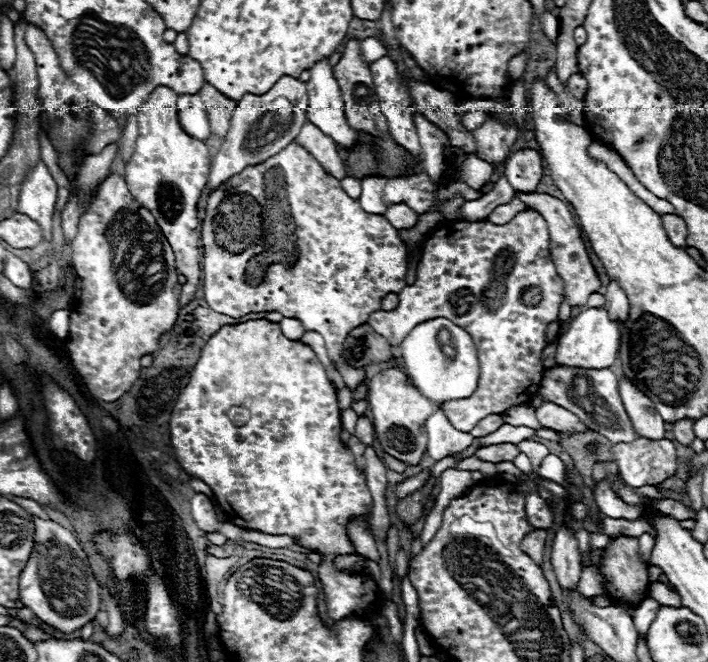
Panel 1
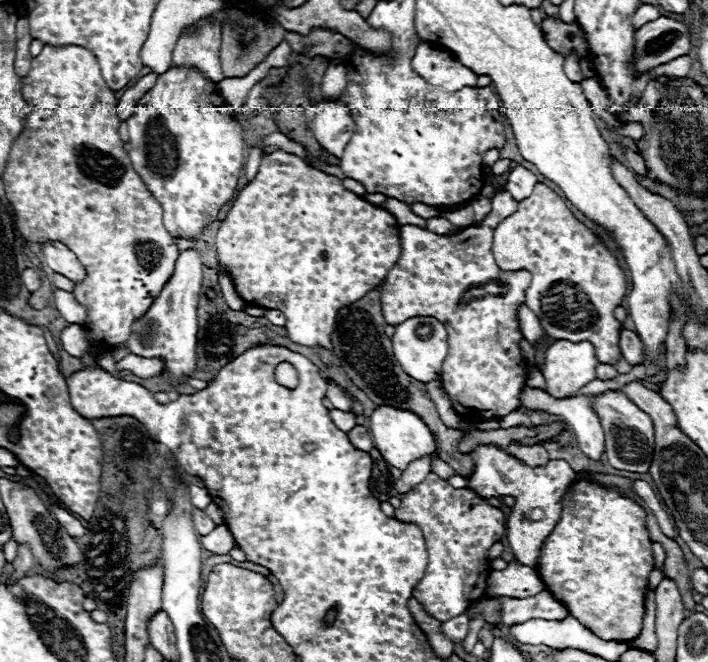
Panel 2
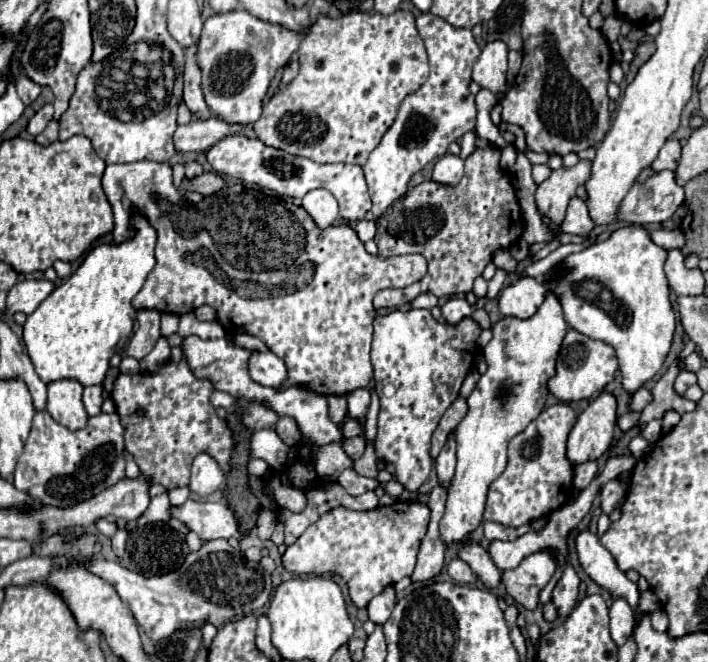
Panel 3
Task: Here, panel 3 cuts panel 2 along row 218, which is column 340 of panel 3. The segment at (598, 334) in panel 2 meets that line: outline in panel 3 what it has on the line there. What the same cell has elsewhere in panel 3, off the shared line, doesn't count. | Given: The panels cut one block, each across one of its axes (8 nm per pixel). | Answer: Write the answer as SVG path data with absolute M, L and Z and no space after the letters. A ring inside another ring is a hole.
M418 500L378 506L368 512L336 506L308 526L296 544L286 548L282 564L288 572L298 576L338 574L348 584L348 594L354 606L366 608L386 586L394 586L404 576L412 574L418 546L428 530L428 520L430 508Z

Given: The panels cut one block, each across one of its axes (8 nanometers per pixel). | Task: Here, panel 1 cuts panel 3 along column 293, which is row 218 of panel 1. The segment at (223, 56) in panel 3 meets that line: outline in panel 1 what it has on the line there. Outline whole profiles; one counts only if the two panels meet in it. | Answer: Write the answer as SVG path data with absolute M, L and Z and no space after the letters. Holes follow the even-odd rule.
M42 160L32 168L22 184L18 212L36 220L44 232L44 242L52 242L52 218L58 200L58 184Z

